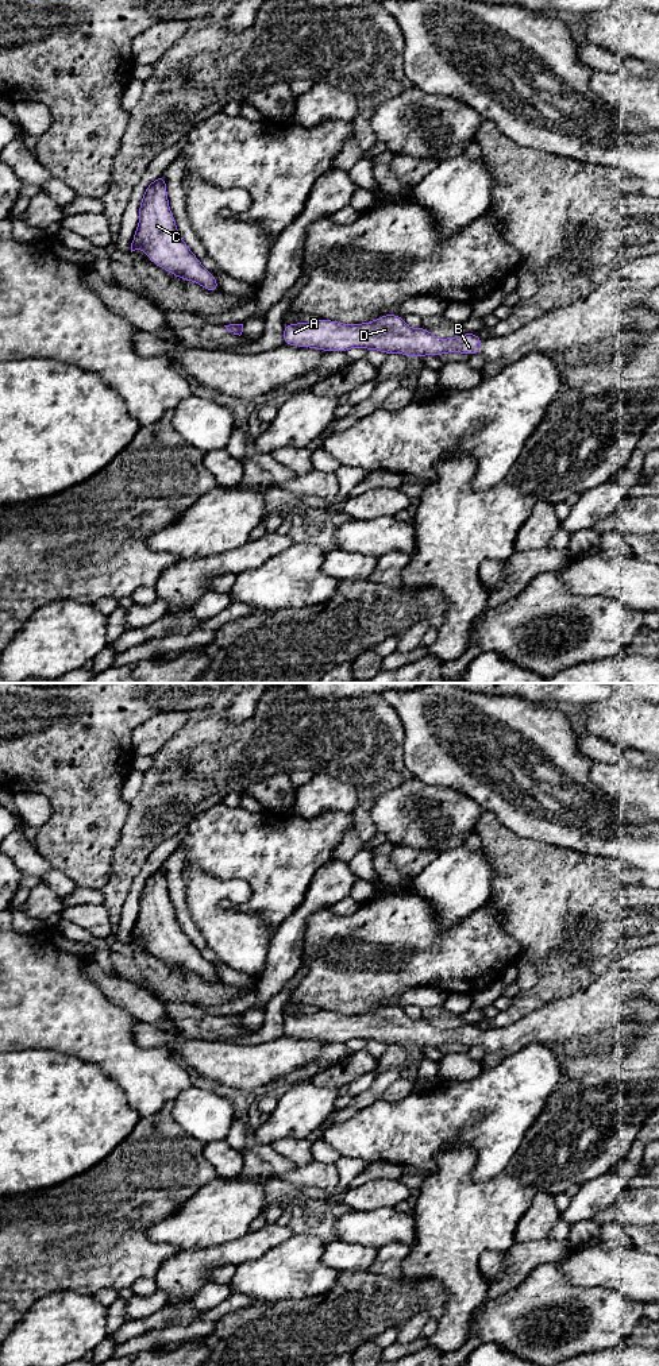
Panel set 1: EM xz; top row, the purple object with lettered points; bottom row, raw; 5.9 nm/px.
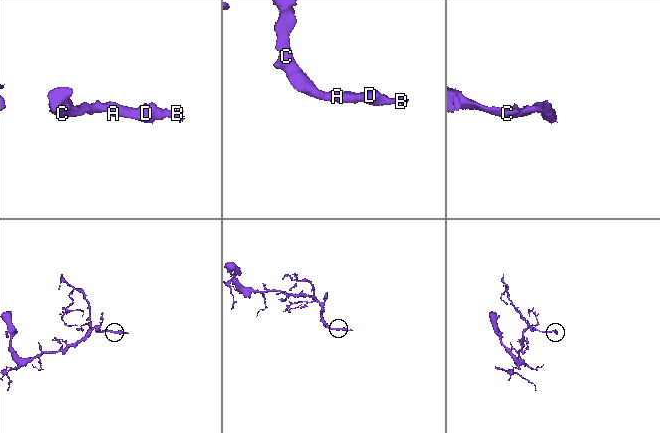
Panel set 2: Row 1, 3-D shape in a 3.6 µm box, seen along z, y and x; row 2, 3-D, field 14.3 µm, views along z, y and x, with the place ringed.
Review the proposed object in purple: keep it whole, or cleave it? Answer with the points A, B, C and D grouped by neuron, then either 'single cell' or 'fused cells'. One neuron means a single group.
groups A B C D; single cell

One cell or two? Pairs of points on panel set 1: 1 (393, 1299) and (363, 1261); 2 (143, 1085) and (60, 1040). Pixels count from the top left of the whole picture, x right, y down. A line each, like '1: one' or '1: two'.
1: two
2: one

